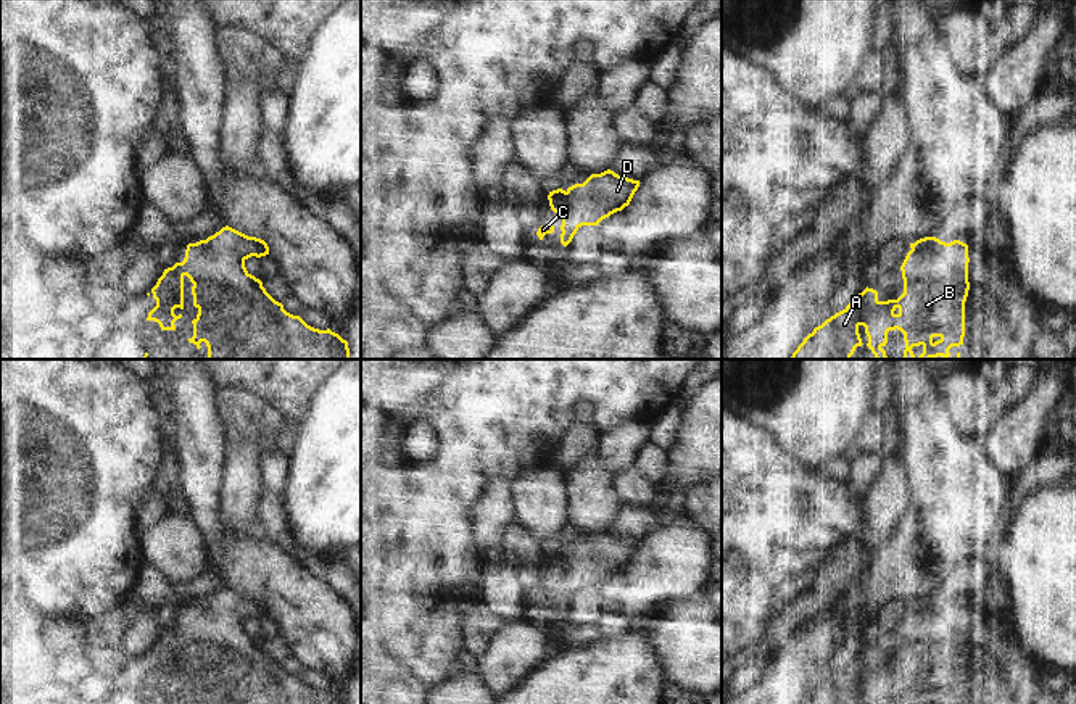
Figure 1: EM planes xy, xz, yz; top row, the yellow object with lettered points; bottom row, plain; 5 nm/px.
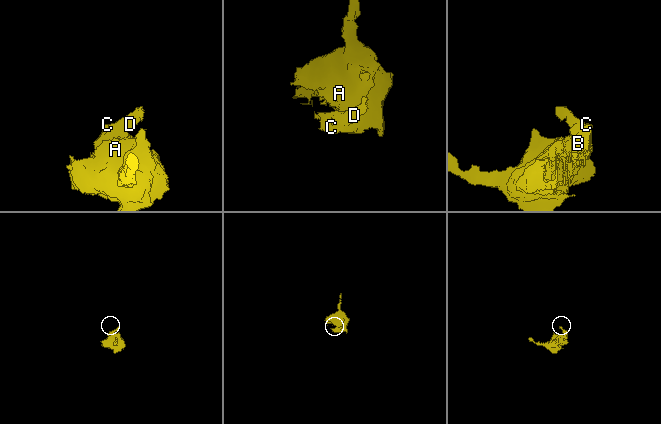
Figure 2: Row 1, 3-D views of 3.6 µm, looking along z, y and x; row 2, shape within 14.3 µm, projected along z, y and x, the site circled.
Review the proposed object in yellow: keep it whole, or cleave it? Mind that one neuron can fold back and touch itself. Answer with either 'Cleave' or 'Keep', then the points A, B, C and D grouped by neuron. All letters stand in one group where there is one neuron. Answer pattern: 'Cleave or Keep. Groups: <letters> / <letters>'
Keep. Groups: A B C D.

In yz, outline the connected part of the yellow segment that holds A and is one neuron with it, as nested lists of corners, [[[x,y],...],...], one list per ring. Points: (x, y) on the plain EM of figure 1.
[[[925,598],[910,604],[900,632],[904,654],[897,661],[879,662],[878,652],[865,649],[839,673],[815,688],[802,704],[862,704],[859,688],[865,688],[868,704],[888,704],[889,691],[900,691],[905,704],[963,704],[965,662],[968,643],[968,606]]]

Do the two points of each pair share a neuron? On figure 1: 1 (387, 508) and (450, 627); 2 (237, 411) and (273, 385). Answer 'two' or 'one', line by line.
1: one
2: two

